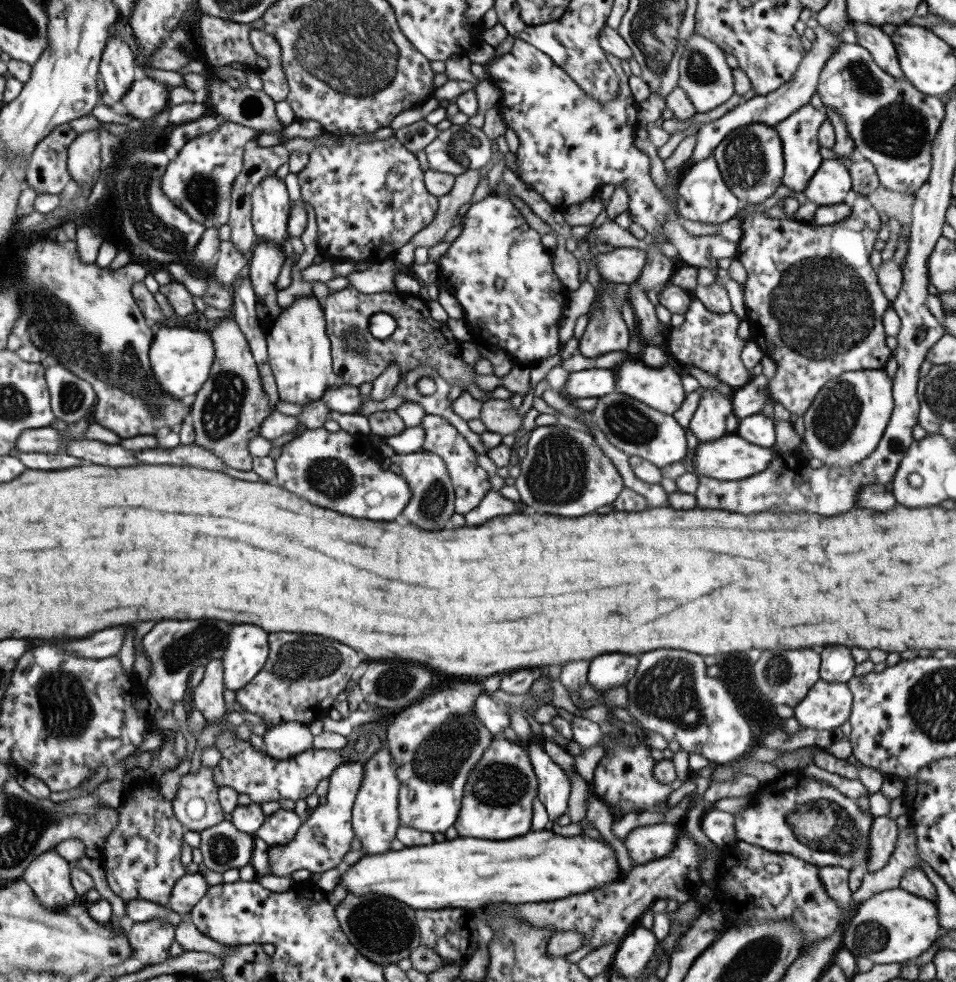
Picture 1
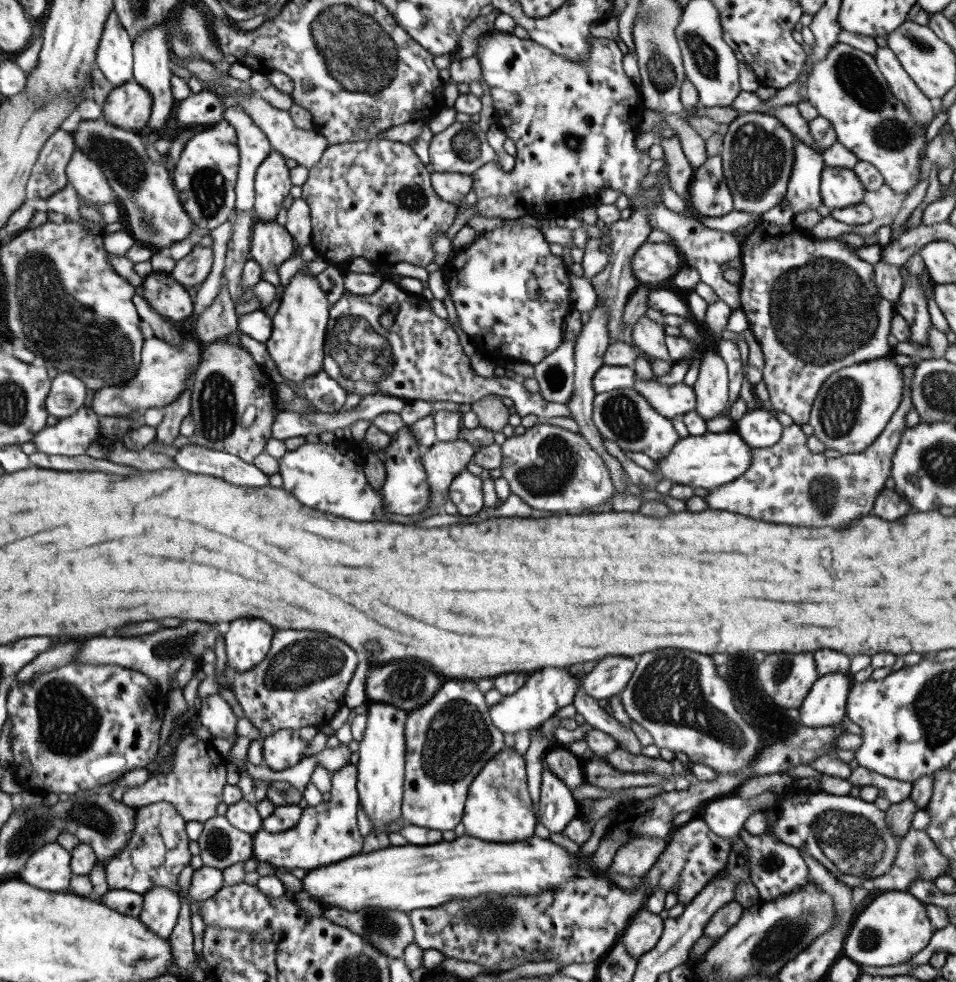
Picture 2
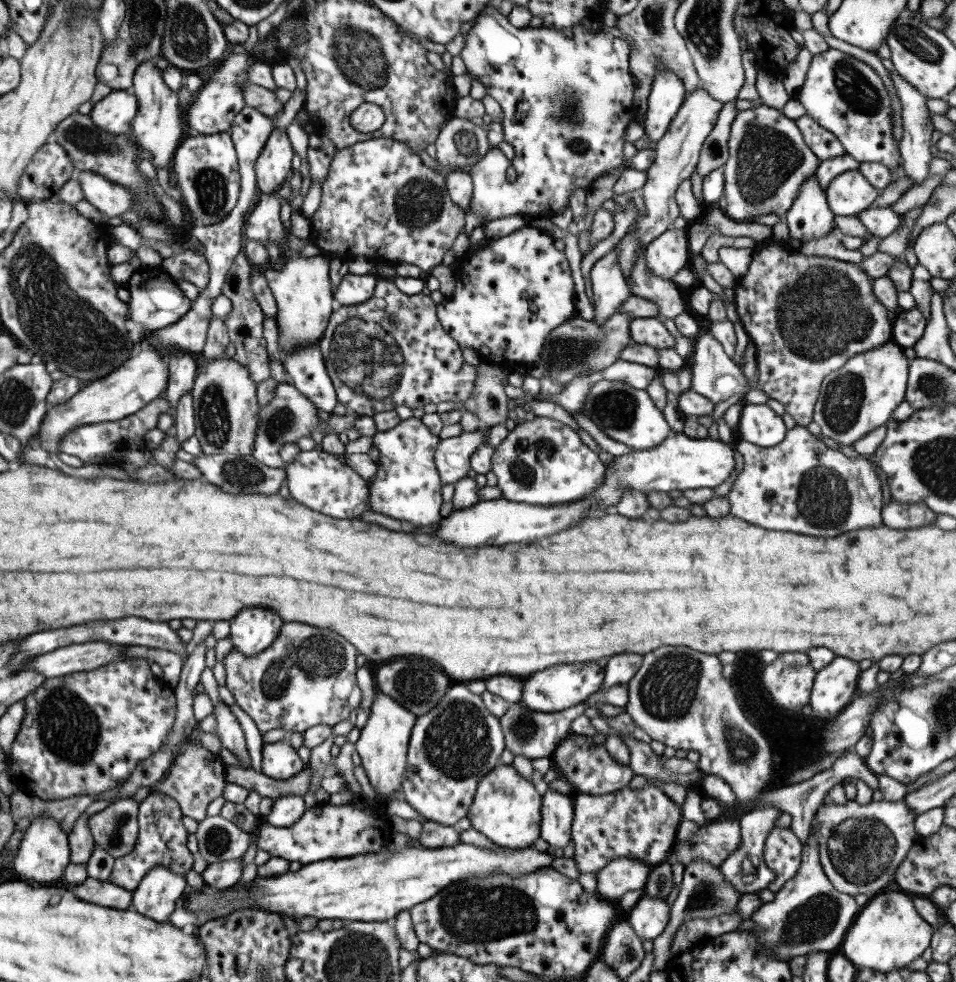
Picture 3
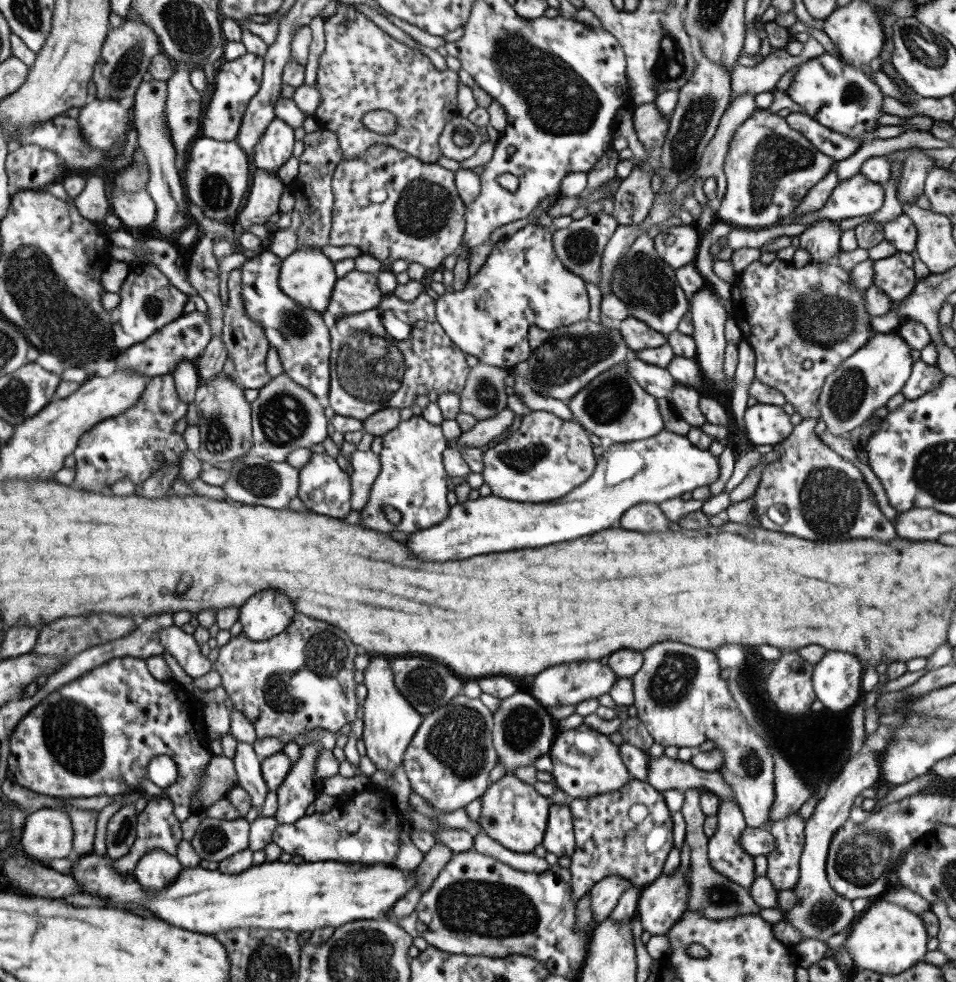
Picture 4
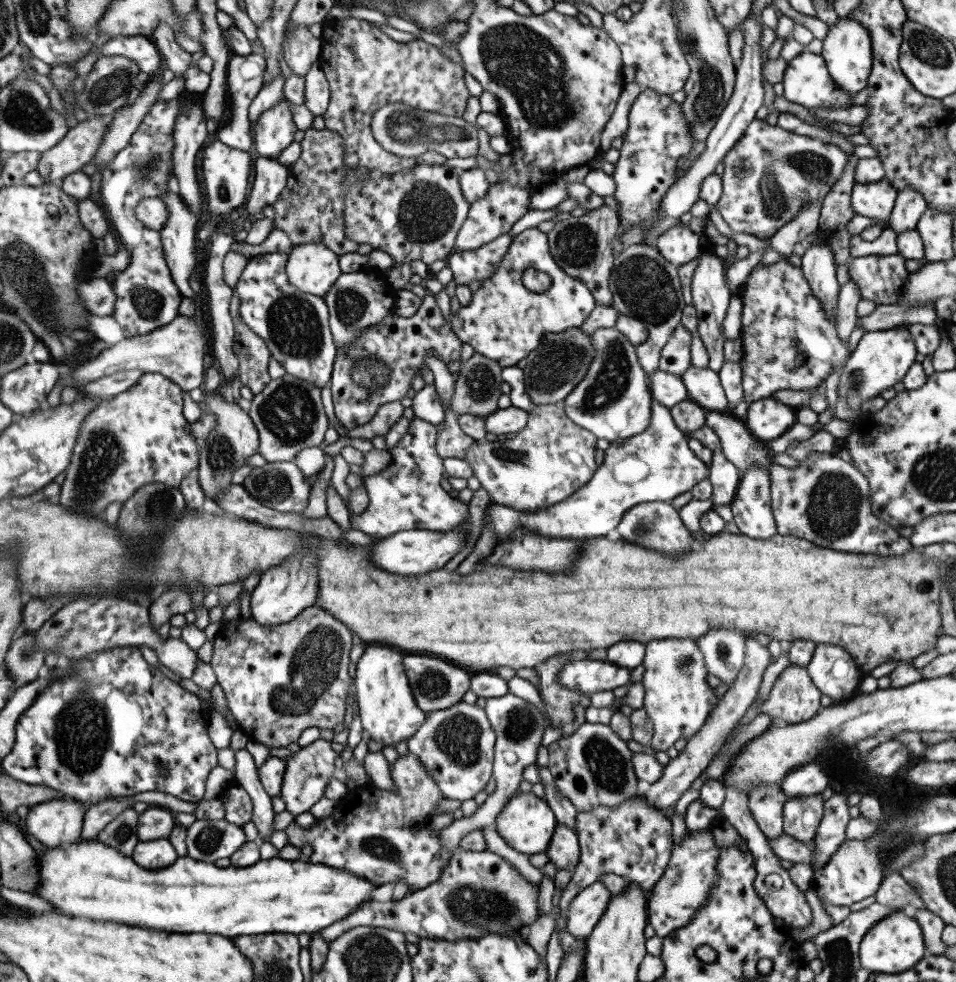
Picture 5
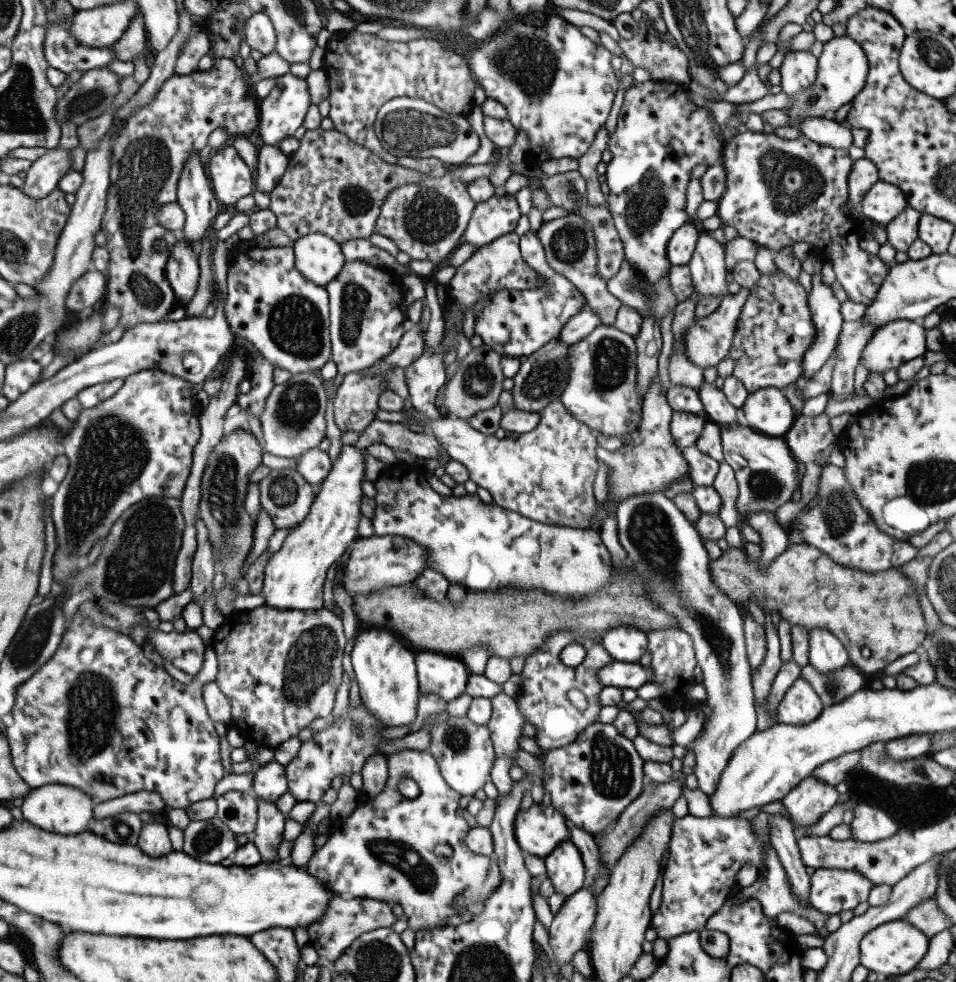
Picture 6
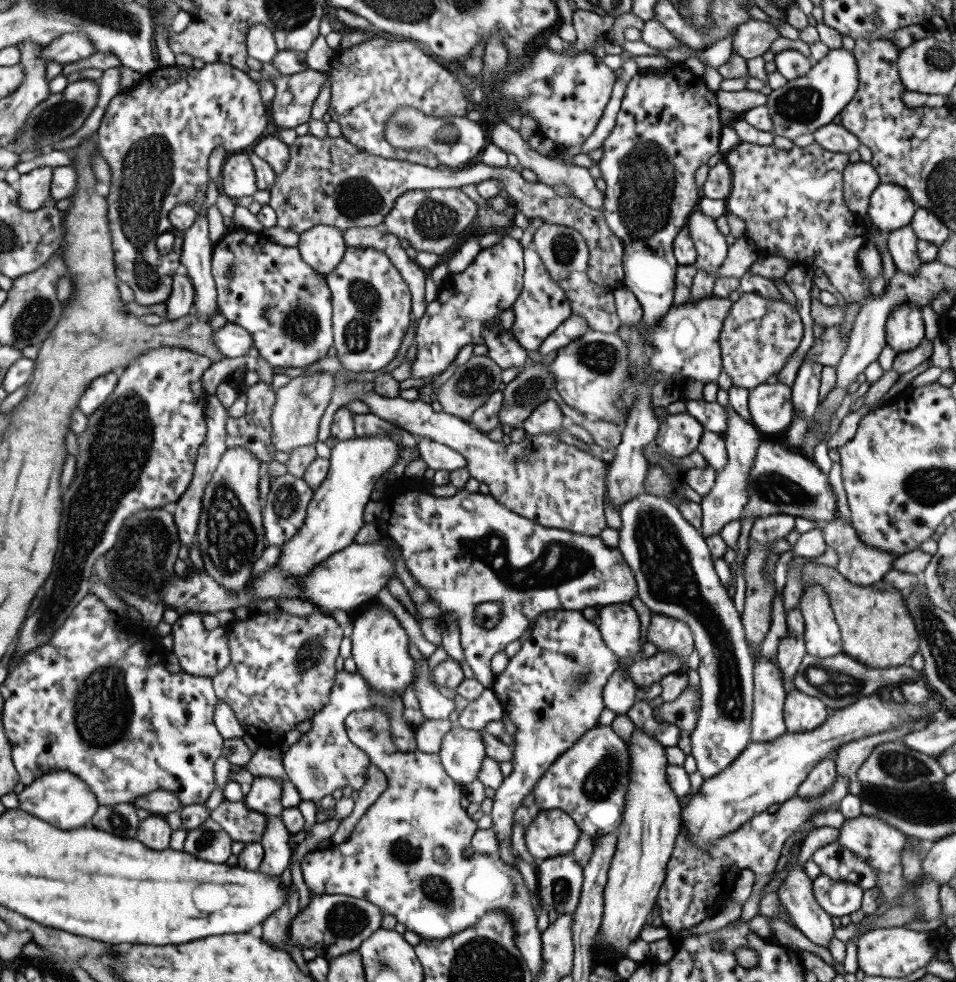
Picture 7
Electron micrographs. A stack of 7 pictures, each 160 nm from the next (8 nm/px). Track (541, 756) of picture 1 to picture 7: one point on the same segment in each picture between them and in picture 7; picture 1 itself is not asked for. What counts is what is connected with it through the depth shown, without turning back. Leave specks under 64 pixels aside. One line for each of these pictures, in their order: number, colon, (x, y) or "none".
2: (557, 807)
3: (556, 812)
4: (558, 838)
5: (563, 852)
6: (564, 868)
7: (558, 879)

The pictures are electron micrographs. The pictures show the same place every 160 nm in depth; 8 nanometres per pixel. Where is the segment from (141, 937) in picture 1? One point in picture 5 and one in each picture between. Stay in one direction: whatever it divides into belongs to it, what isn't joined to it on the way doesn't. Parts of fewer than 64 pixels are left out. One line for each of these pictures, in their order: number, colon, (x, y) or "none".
2: (160, 906)
3: (158, 893)
4: (156, 869)
5: (154, 854)

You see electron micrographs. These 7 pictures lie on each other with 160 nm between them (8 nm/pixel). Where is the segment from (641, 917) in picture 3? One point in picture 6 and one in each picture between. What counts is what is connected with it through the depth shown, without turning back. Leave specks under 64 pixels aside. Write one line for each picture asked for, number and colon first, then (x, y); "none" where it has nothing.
4: (660, 904)
5: (684, 885)
6: (704, 854)

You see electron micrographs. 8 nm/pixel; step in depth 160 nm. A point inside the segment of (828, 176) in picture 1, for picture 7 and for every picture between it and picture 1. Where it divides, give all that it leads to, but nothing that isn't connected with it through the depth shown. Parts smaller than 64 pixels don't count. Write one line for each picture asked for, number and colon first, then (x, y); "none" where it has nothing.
2: (839, 188)
3: (849, 193)
4: (856, 196)
5: (874, 200)
6: (882, 202)
7: (889, 208)

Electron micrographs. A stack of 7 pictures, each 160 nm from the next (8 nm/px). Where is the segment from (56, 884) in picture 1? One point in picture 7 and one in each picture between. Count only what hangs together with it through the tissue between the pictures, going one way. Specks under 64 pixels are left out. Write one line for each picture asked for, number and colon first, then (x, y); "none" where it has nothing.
2: (47, 868)
3: (42, 853)
4: (46, 834)
5: (56, 823)
6: (61, 809)
7: (60, 798)

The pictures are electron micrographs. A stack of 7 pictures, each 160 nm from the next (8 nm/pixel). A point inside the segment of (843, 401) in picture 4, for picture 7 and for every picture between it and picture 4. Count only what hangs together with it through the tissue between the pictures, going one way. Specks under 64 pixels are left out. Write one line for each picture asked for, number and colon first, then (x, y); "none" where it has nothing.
5: (881, 357)
6: (898, 341)
7: (904, 330)

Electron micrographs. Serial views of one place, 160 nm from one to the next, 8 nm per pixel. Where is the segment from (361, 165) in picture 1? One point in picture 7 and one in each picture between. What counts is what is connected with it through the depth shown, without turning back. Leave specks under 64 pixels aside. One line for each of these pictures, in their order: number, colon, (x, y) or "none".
2: (373, 199)
3: (379, 202)
4: (422, 221)
5: (414, 214)
6: (425, 220)
7: (430, 221)

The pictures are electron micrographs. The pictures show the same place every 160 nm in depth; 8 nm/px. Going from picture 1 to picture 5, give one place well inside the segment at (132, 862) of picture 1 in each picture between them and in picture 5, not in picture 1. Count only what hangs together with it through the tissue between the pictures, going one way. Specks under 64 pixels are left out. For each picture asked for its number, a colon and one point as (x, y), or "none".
2: (156, 852)
3: (160, 840)
4: (156, 827)
5: (155, 822)

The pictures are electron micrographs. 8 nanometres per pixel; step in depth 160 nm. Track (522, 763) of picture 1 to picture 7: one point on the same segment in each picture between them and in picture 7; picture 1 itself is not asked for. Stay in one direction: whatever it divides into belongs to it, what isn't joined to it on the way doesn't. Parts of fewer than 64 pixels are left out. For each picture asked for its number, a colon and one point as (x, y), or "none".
2: (498, 808)
3: (506, 807)
4: (512, 813)
5: (526, 824)
6: (538, 830)
7: (551, 833)

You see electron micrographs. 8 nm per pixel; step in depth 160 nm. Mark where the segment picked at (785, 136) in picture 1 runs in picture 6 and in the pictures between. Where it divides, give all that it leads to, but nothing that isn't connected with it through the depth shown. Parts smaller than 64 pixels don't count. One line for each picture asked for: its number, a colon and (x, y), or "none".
2: (802, 192)
3: (809, 218)
4: (820, 239)
5: (817, 266)
6: (824, 309)

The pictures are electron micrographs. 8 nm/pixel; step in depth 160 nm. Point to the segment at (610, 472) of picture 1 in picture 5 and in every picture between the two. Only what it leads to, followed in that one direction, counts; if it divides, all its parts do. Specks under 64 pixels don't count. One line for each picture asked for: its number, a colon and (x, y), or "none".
2: (550, 468)
3: (542, 461)
4: (546, 457)
5: (551, 457)

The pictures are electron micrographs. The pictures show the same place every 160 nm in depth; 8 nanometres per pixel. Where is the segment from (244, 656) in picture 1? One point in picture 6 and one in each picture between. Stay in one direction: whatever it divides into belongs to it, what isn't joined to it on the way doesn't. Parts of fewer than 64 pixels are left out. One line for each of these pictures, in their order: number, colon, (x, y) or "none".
2: (246, 643)
3: (251, 631)
4: (265, 615)
5: (282, 593)
6: (293, 579)

